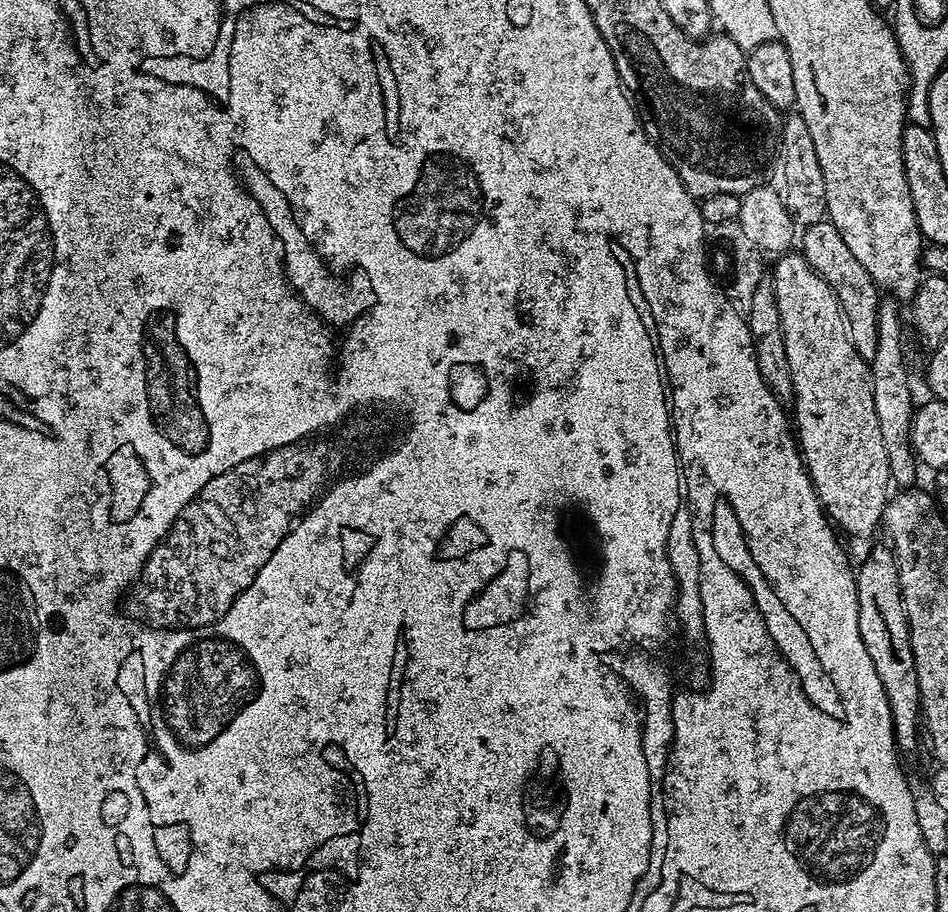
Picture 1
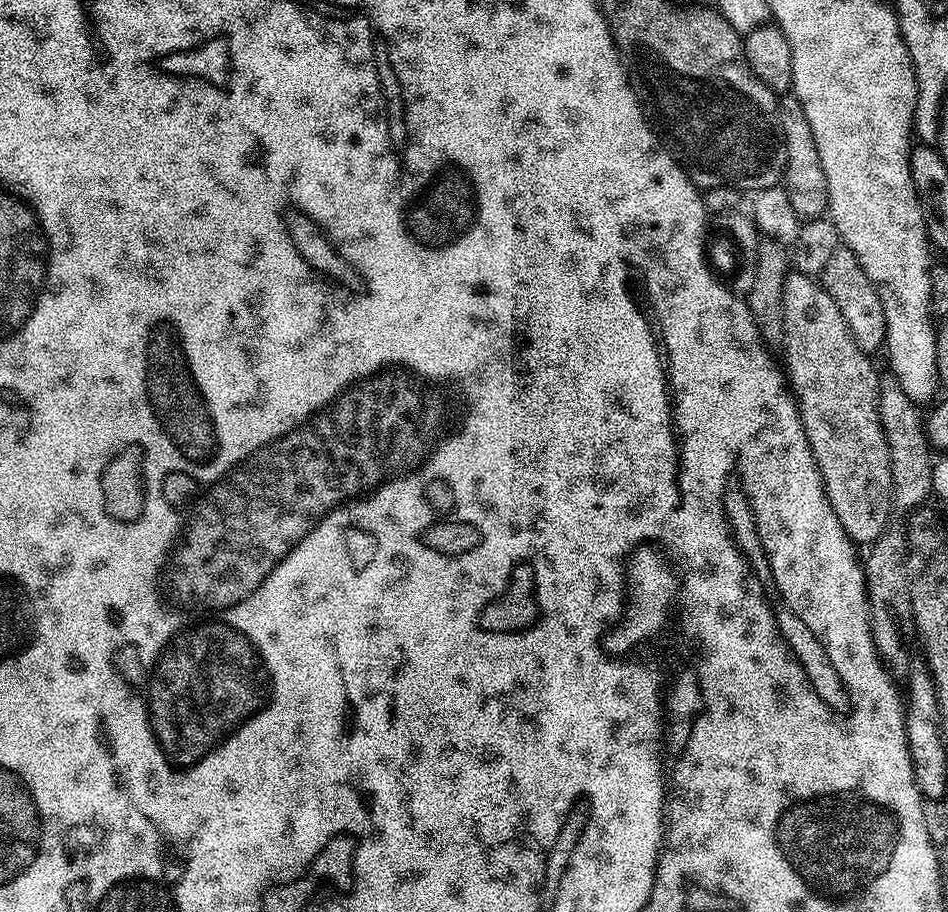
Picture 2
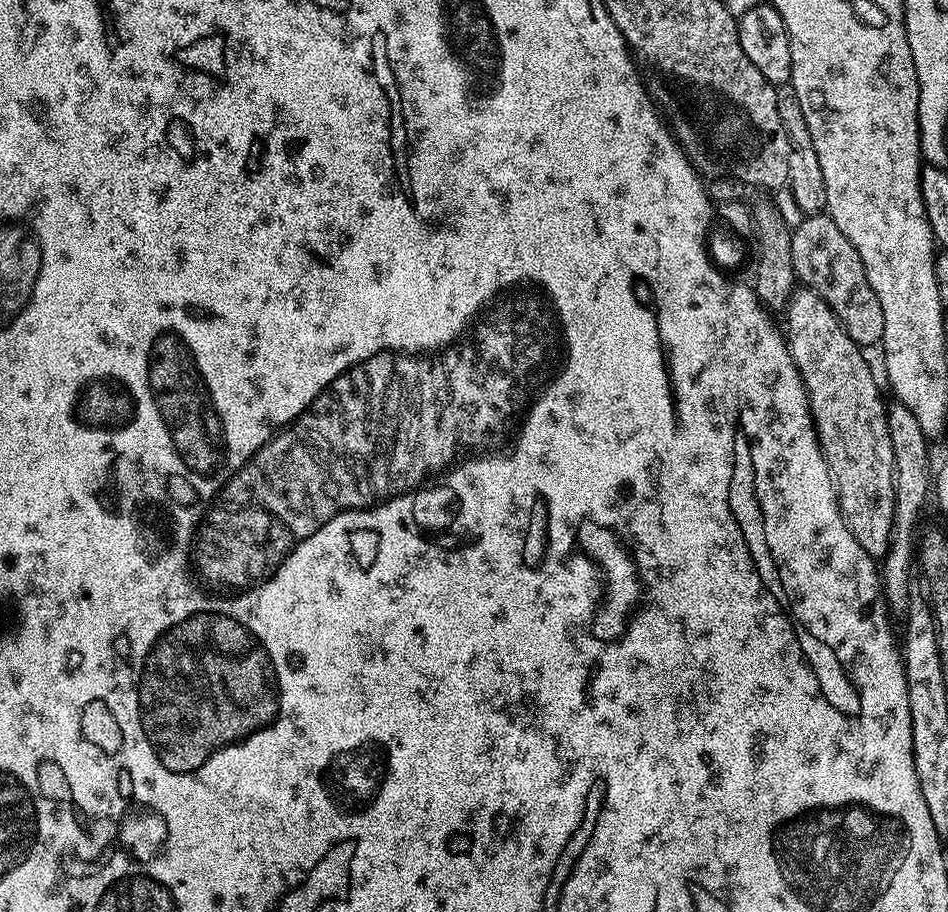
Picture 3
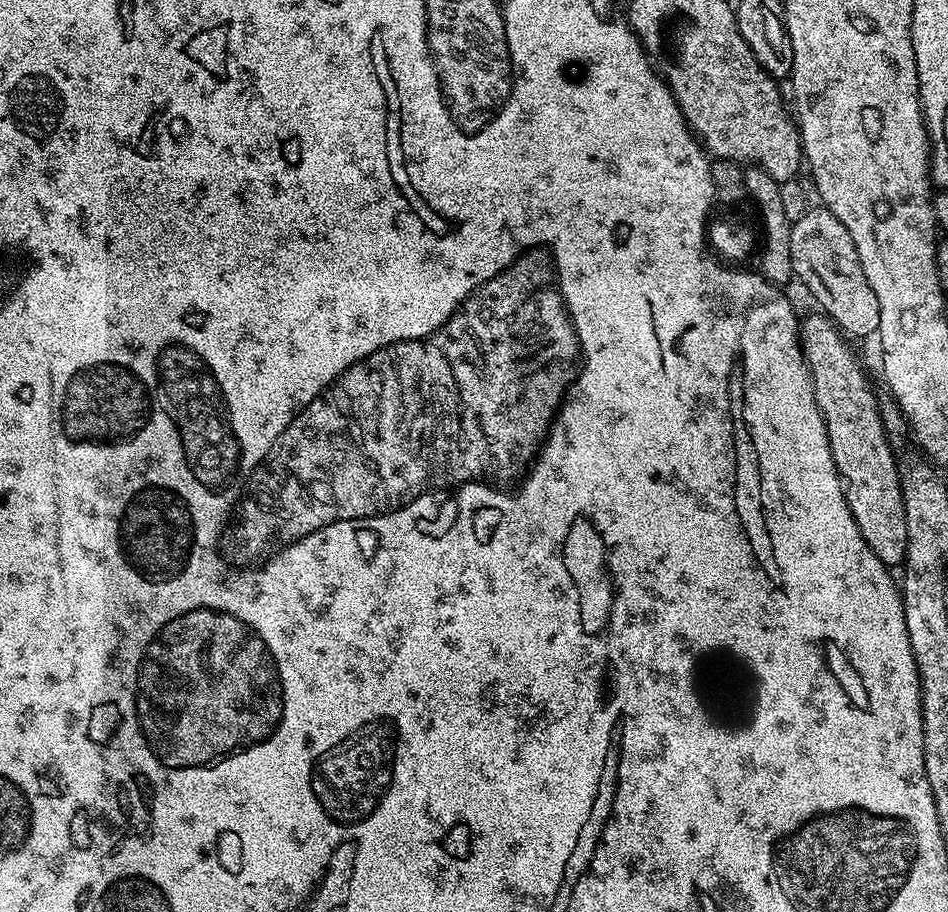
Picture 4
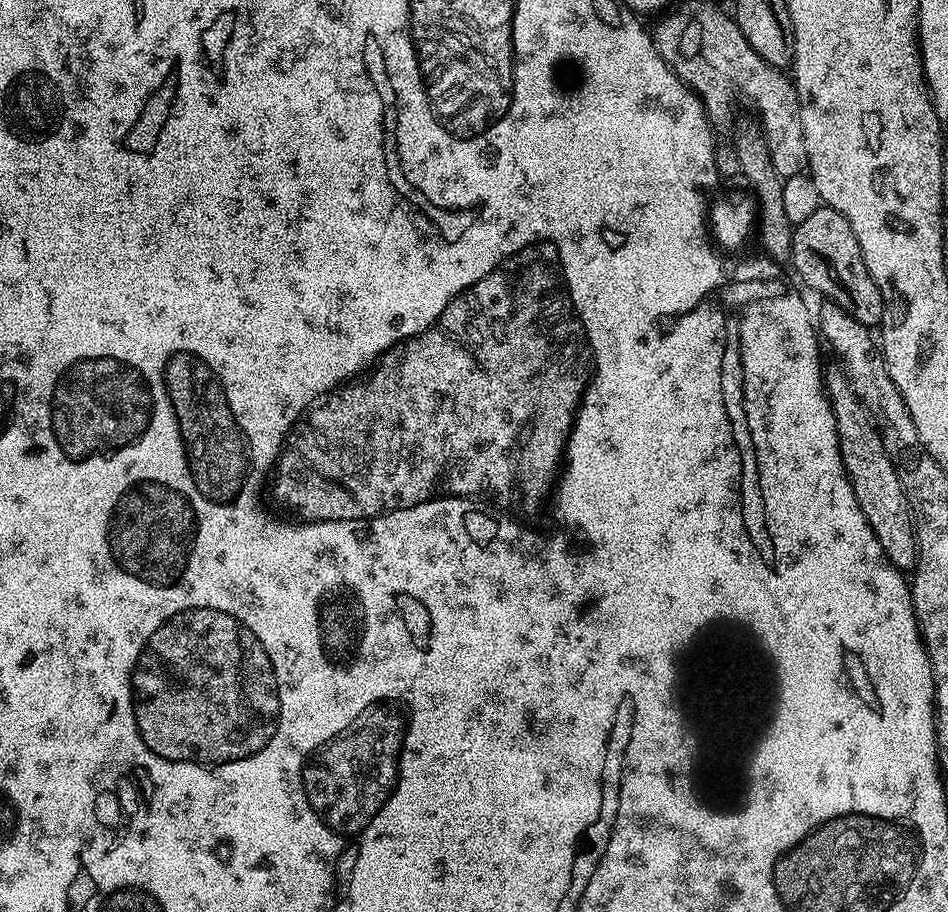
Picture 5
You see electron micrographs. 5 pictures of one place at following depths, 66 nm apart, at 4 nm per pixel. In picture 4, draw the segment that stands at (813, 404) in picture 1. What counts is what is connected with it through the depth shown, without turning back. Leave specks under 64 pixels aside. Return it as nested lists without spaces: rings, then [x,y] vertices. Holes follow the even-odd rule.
[[[819,315],[800,320],[800,345],[812,372],[814,398],[826,422],[830,454],[834,454],[834,466],[844,483],[850,514],[854,514],[854,522],[858,530],[862,530],[866,546],[870,546],[884,564],[900,566],[906,558],[908,541],[906,510],[900,489],[898,456],[882,426],[880,400],[867,374],[860,369],[860,362],[844,333],[827,315]]]

